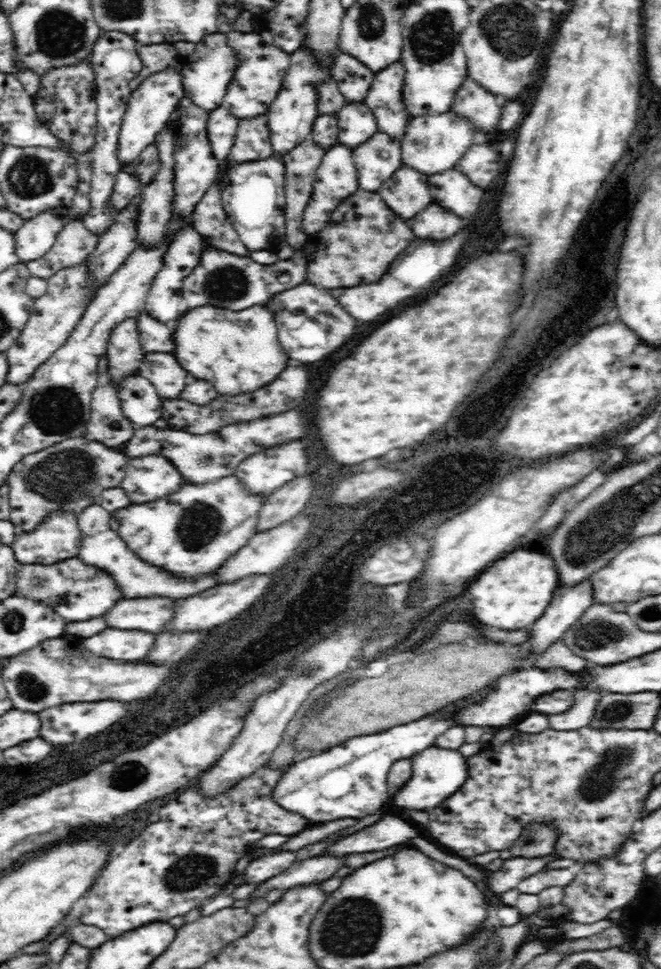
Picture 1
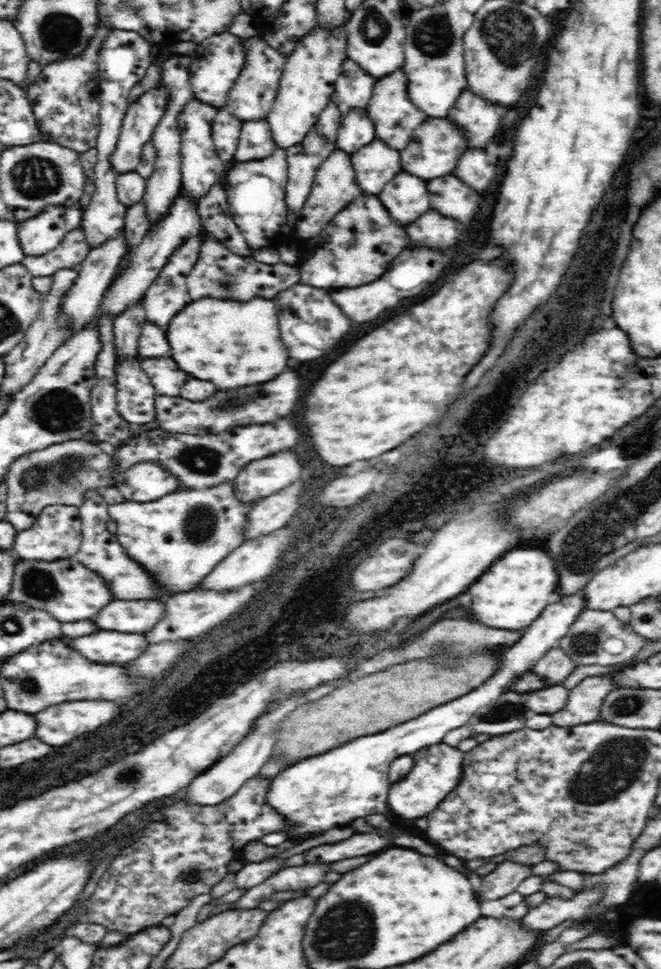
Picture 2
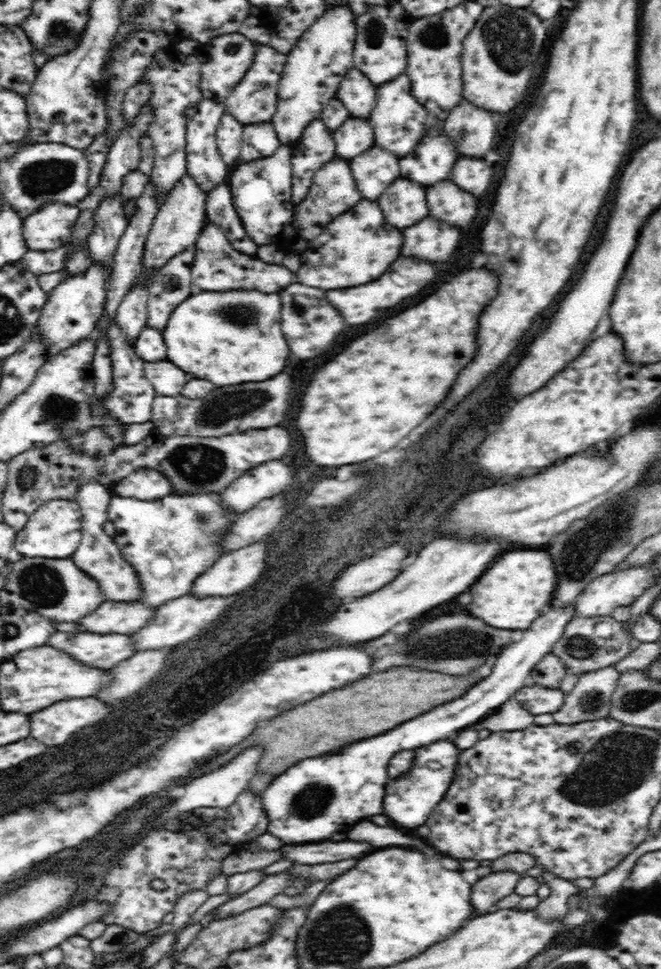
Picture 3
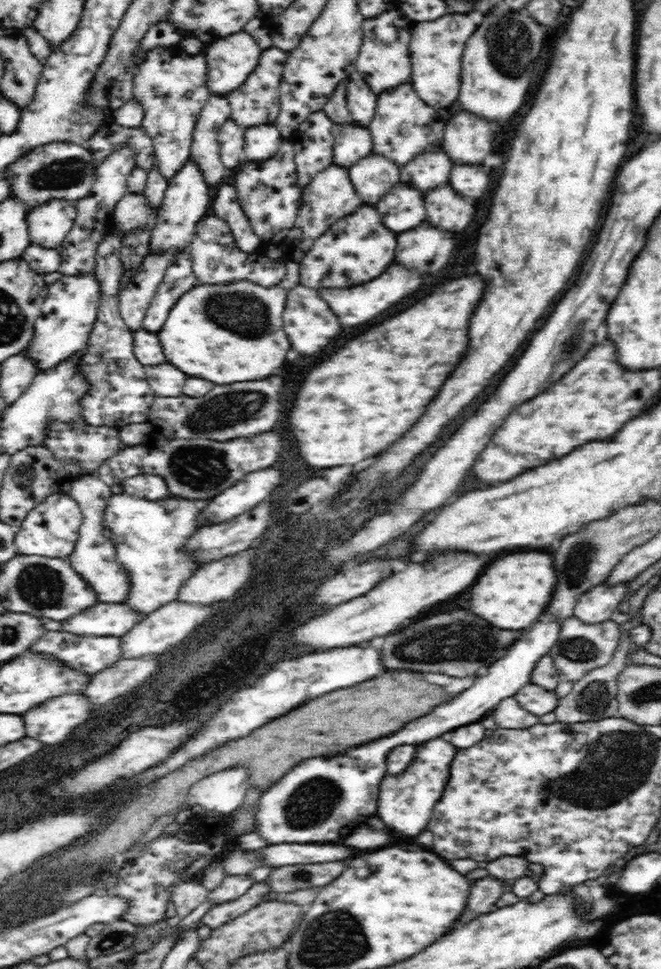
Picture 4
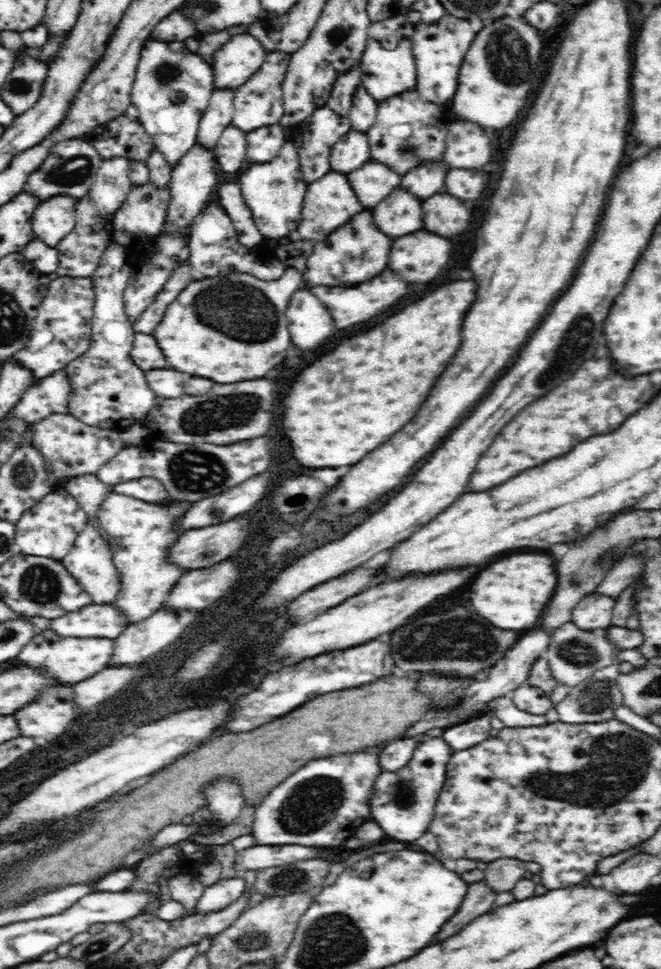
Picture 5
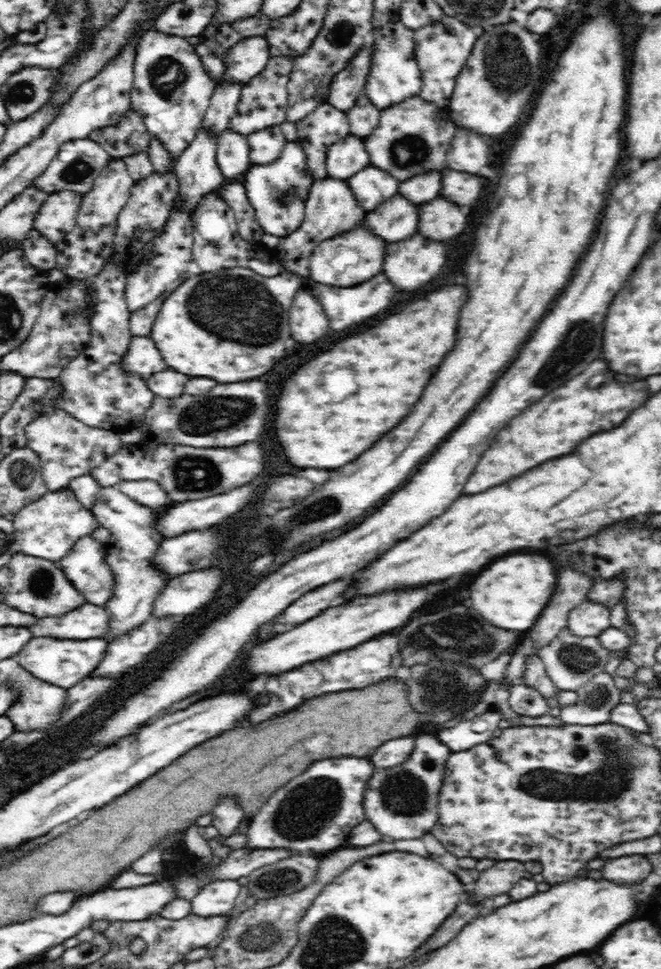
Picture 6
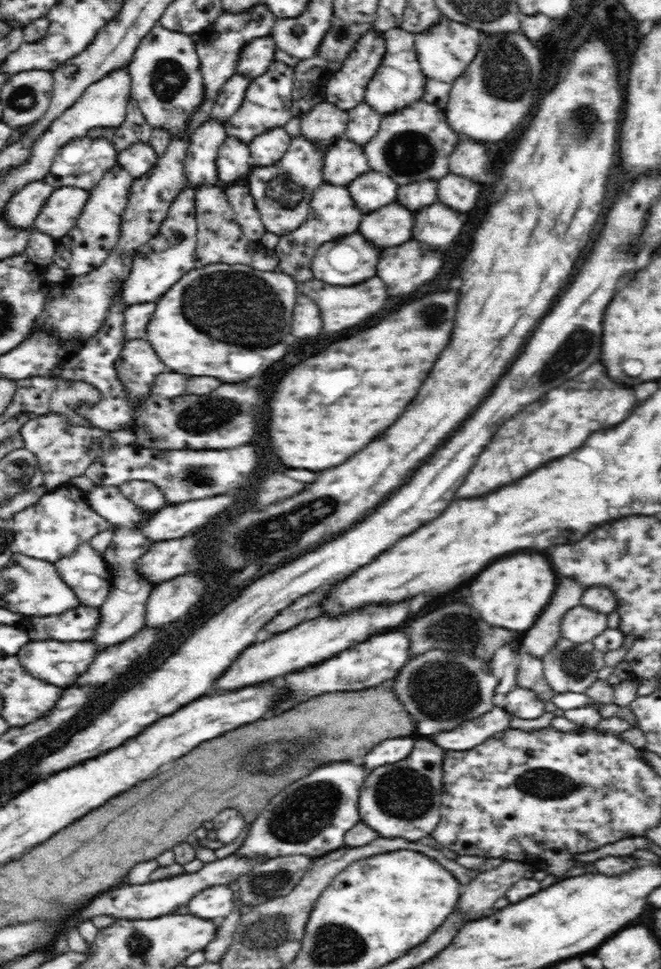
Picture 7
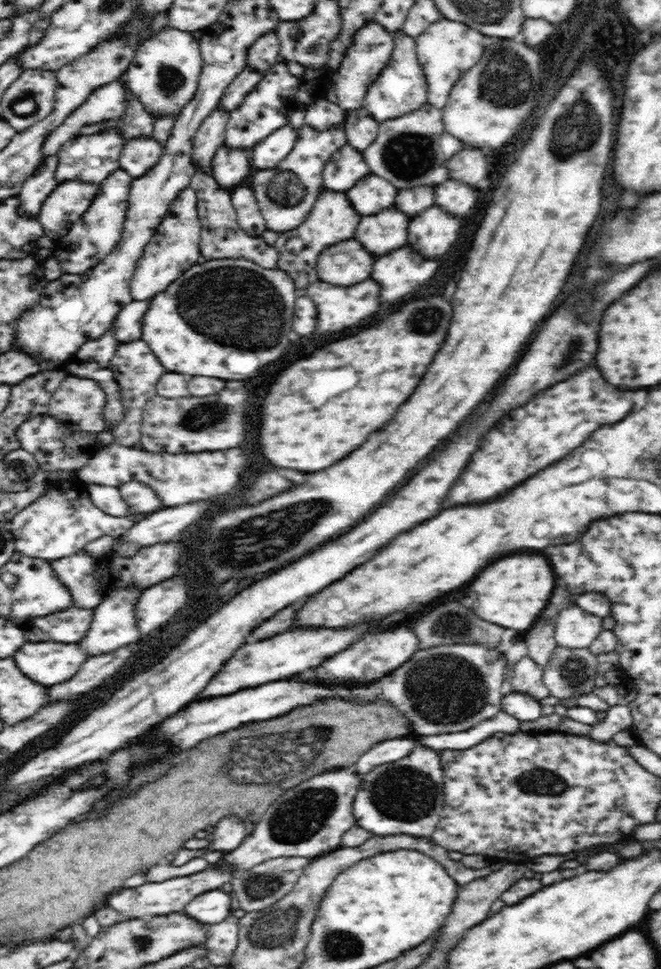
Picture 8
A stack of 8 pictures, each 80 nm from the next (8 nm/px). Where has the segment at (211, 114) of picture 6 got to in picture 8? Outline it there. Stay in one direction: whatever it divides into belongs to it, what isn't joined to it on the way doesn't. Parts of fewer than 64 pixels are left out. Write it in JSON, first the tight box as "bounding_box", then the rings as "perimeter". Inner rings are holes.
{"bounding_box":[218,67,264,113],"perimeter":[[[246,67],[228,84],[228,88],[226,88],[220,100],[218,109],[224,109],[228,113],[234,112],[236,108],[239,108],[243,104],[245,97],[251,91],[254,91],[258,82],[262,80],[262,76],[264,76],[264,73]]]}

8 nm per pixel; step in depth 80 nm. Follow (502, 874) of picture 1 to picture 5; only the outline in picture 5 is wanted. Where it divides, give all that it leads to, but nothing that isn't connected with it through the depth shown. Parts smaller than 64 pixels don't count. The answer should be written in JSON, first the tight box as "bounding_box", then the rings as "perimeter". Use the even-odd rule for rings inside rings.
{"bounding_box":[434,882,496,942],"perimeter":[[[474,882],[468,886],[468,894],[460,906],[460,912],[456,912],[456,916],[444,924],[444,928],[440,930],[440,934],[436,936],[434,942],[440,942],[444,938],[454,936],[458,930],[462,930],[468,922],[472,922],[476,916],[482,916],[486,912],[492,910],[492,902],[496,900],[496,892],[486,892],[486,888],[482,888],[482,882]]]}

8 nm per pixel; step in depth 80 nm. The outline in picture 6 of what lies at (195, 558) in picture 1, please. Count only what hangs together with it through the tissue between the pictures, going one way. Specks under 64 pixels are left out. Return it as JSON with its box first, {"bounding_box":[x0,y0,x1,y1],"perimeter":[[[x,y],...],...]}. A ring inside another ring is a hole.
{"bounding_box":[91,486,174,643],"perimeter":[[[102,486],[91,511],[101,526],[110,532],[110,538],[104,544],[107,564],[115,581],[114,596],[111,596],[105,605],[111,628],[104,634],[104,639],[110,643],[118,636],[126,635],[133,628],[140,627],[153,615],[159,593],[174,577],[166,575],[153,563],[156,549],[166,536],[160,535],[159,531],[155,530],[159,518],[152,508],[138,504],[132,498],[128,498],[126,493],[118,492],[115,486],[112,488]]]}

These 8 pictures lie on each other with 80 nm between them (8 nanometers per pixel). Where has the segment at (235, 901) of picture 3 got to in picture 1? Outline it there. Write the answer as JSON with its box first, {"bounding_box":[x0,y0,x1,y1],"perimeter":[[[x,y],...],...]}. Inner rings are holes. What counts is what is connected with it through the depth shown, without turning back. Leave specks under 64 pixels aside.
{"bounding_box":[250,853,346,897],"perimeter":[[[322,853],[312,858],[294,861],[286,871],[265,880],[250,897],[263,897],[272,888],[279,888],[282,891],[292,888],[292,886],[300,886],[300,884],[322,883],[338,874],[339,868],[345,866],[344,858],[346,856],[331,856],[331,854]],[[338,858],[342,858],[342,860],[338,860]]]}

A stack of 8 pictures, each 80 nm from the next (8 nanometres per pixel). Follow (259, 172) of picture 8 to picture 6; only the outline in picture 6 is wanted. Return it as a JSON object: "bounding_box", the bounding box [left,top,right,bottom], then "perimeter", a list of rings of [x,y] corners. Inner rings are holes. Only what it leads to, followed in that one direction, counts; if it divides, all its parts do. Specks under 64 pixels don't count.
{"bounding_box":[244,141,316,236],"perimeter":[[[287,141],[281,156],[272,164],[252,166],[244,174],[244,190],[248,202],[254,207],[256,220],[265,234],[288,236],[302,225],[305,202],[316,178],[308,171],[308,155],[299,141]]]}

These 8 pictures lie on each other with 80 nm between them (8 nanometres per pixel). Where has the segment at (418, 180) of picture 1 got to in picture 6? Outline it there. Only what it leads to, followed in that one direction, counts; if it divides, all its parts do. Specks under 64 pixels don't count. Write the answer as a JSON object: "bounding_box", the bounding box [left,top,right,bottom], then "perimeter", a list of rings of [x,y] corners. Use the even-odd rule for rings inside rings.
{"bounding_box":[366,196,418,242],"perimeter":[[[394,196],[380,204],[374,212],[366,214],[366,228],[386,242],[400,242],[418,230],[418,210],[404,196]]]}

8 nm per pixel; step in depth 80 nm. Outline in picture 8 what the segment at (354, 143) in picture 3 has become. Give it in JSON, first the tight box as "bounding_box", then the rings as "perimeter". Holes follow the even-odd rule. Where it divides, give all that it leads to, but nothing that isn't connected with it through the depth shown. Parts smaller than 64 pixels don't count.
{"bounding_box":[323,144,370,190],"perimeter":[[[346,144],[326,162],[323,184],[326,190],[350,190],[366,174],[370,174],[370,168],[363,154]]]}

